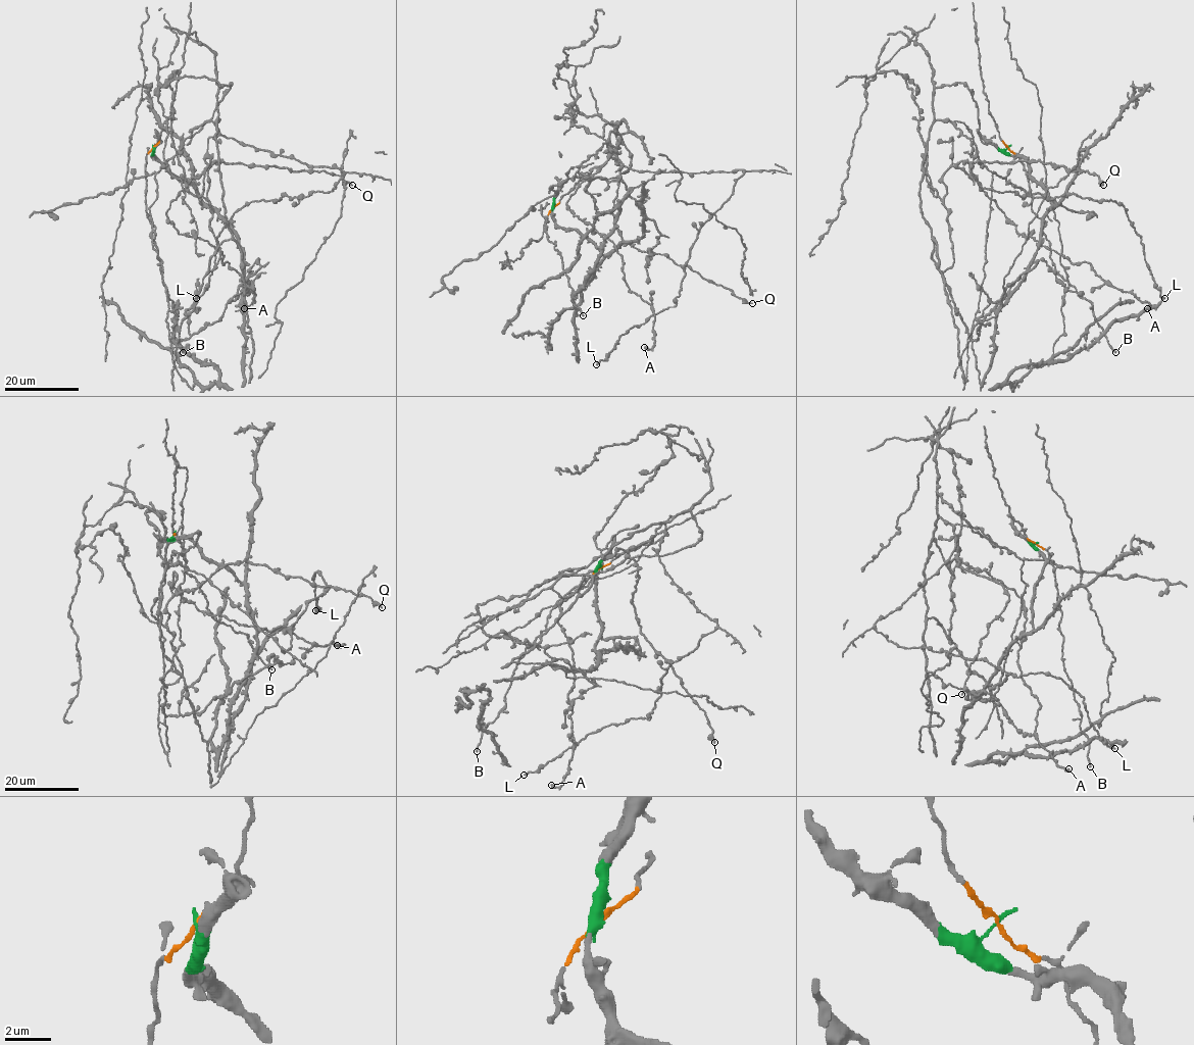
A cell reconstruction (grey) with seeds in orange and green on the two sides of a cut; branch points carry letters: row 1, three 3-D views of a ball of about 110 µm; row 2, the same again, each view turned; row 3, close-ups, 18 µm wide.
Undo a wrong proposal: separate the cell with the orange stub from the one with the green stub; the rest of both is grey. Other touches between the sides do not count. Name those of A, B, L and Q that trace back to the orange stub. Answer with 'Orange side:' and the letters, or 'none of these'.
Orange side: B

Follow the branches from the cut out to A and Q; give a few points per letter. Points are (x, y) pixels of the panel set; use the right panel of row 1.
A: (1007, 147), (1054, 205), (1026, 275), (969, 338), (943, 272), (953, 165), (1018, 234), (1148, 307)
Q: (1007, 147), (1054, 205), (972, 340), (943, 278), (943, 176), (1039, 160), (1103, 185)

